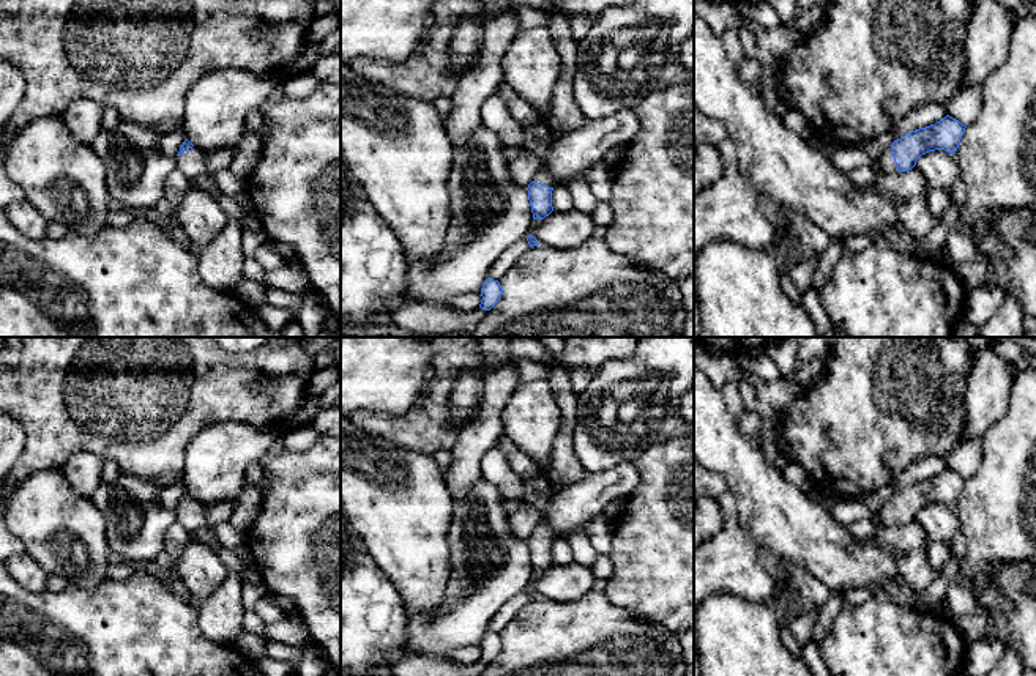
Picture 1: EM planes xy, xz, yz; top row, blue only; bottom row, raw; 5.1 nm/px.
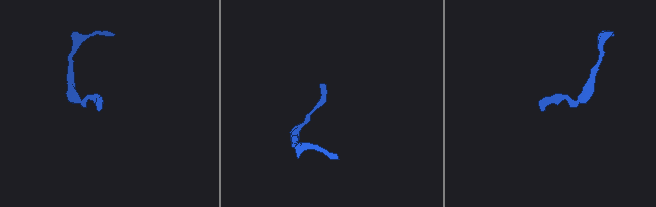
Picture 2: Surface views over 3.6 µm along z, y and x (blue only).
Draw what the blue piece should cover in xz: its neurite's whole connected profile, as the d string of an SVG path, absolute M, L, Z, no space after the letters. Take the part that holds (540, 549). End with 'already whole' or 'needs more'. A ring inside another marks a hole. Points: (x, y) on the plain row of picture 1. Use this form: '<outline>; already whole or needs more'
M542 512L539 523L527 540L533 572L544 572L553 564L552 544L555 539L557 534L553 533L546 512Z; needs more

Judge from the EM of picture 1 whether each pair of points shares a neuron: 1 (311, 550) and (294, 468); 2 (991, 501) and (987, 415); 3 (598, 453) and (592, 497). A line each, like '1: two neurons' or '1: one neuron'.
1: one neuron
2: two neurons
3: two neurons

